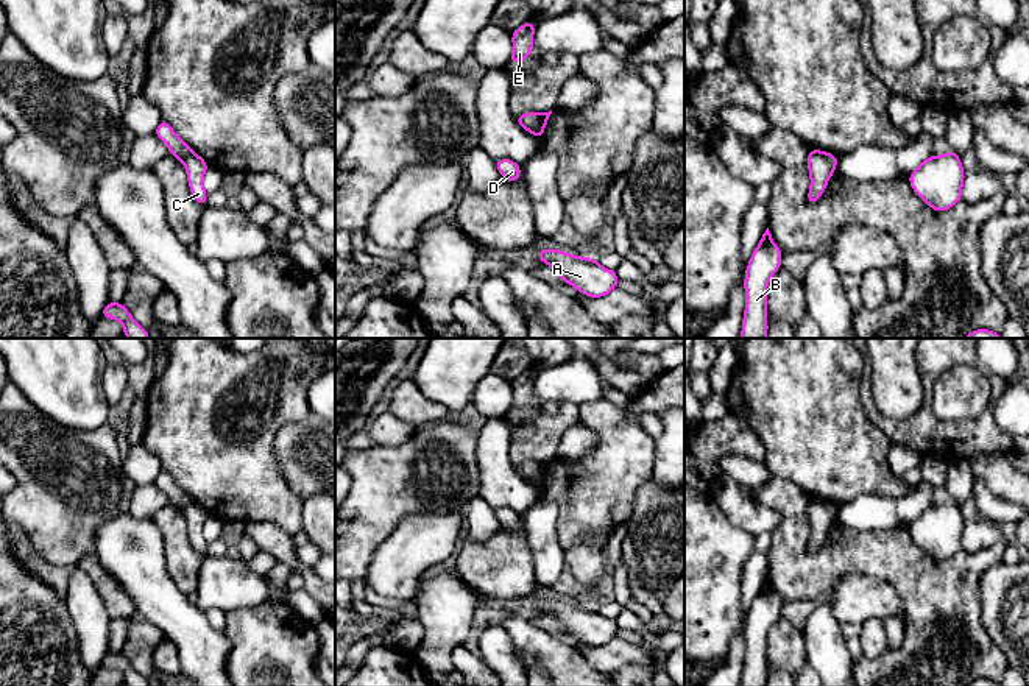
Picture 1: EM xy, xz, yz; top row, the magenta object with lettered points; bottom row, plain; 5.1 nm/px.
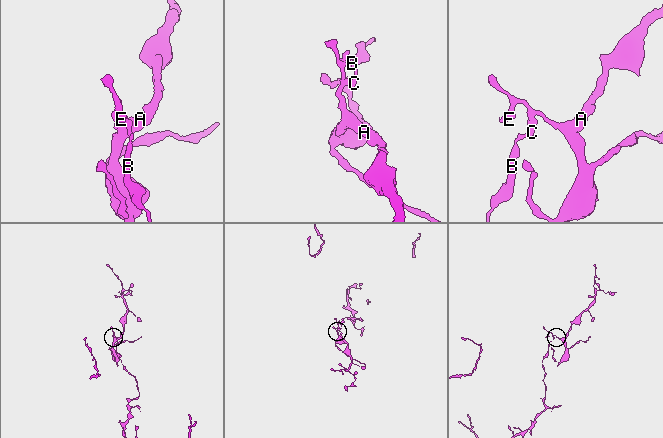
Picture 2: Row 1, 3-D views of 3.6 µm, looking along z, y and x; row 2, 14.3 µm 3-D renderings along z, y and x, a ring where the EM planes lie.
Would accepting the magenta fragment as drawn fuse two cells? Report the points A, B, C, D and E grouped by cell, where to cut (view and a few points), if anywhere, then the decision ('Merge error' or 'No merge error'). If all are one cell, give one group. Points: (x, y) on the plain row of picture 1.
Groups: A D E / B C. Split along xz (540, 462), (540, 474), (532, 482). Merge error

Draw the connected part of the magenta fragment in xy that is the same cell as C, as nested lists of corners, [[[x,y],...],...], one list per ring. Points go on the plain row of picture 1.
[[[193,500],[182,508],[182,513],[187,521],[190,543],[201,557],[206,557],[207,541],[204,539],[203,529],[209,513]]]

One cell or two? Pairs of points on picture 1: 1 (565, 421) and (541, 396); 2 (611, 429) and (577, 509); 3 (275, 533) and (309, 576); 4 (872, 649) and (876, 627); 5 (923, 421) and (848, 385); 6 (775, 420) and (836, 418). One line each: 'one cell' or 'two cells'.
1: two cells
2: one cell
3: one cell
4: one cell
5: two cells
6: one cell

